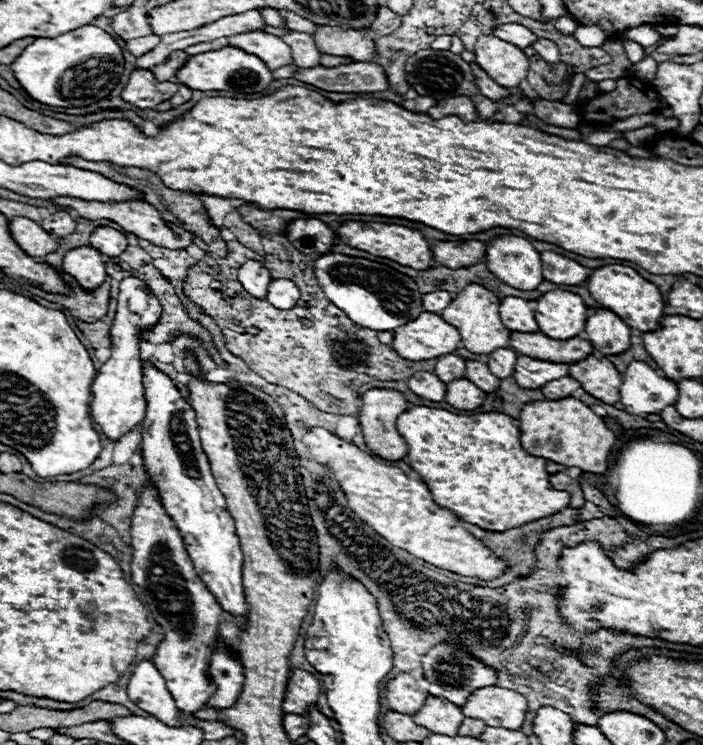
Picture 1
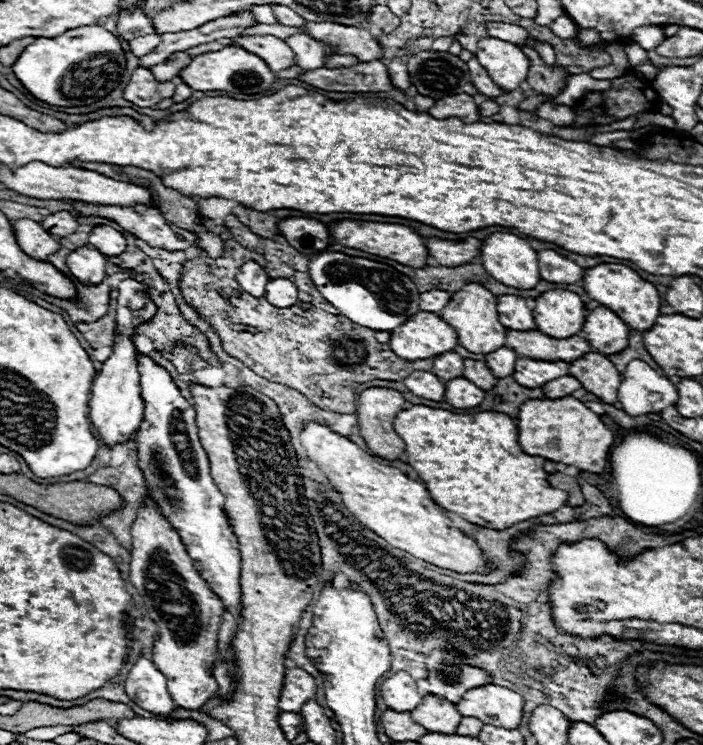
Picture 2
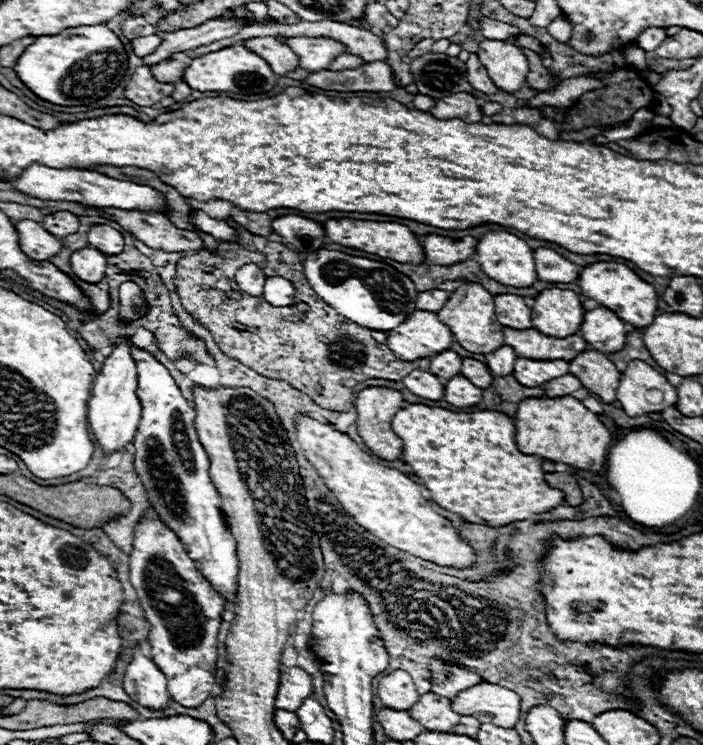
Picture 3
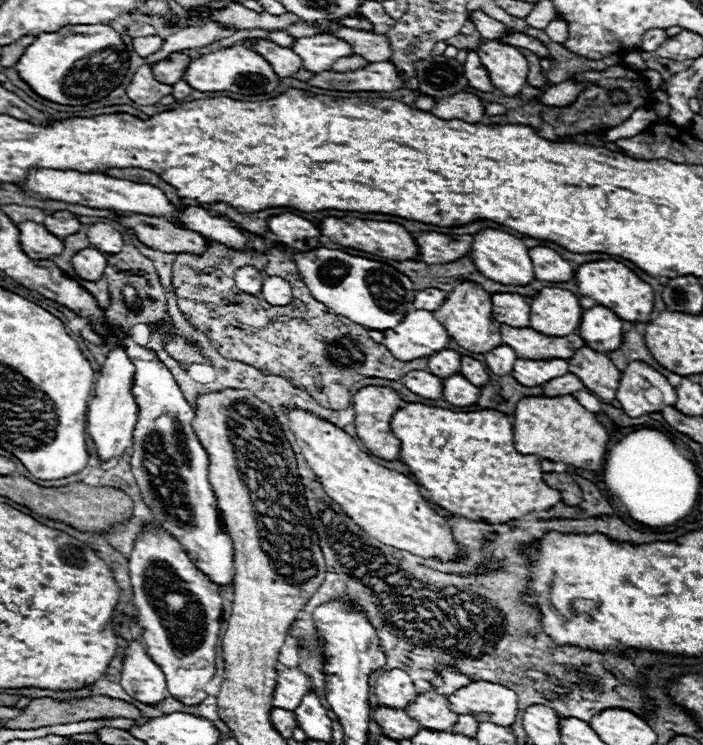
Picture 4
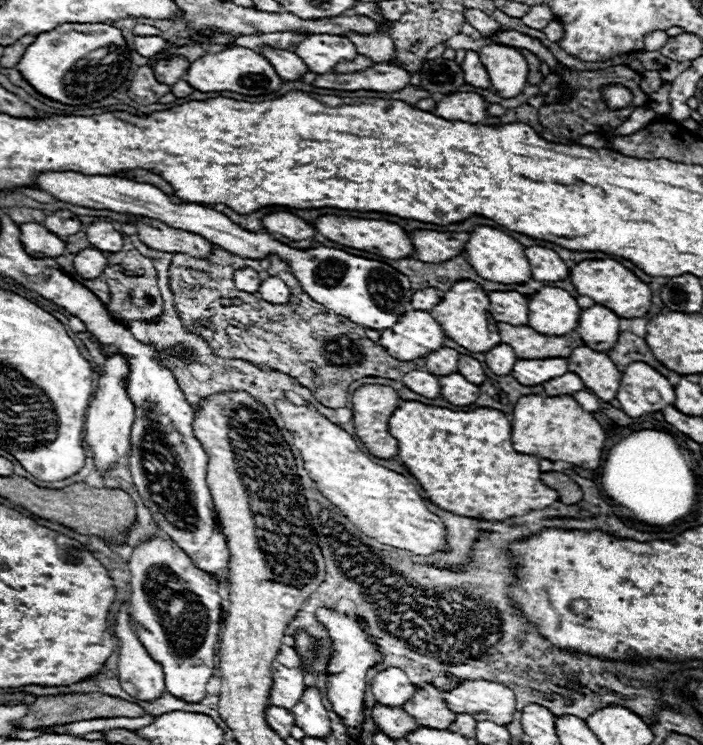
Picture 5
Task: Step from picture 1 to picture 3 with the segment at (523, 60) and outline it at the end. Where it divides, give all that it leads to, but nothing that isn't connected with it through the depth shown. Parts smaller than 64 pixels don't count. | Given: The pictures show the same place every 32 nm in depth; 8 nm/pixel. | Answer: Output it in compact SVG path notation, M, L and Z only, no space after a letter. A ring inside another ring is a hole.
M484 38L478 44L476 56L480 64L488 70L492 82L504 92L516 92L526 82L528 74L528 60L520 52L518 46L502 40L488 40Z

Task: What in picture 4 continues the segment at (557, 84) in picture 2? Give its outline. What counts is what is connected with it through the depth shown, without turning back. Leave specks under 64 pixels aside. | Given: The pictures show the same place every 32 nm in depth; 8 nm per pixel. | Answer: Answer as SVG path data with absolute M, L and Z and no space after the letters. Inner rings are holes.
M520 50L520 52L526 56L526 60L528 60L528 64L530 64L528 84L534 86L534 88L542 88L542 86L546 86L546 78L544 78L542 68L540 68L540 58L538 58L536 54L532 54L530 50Z

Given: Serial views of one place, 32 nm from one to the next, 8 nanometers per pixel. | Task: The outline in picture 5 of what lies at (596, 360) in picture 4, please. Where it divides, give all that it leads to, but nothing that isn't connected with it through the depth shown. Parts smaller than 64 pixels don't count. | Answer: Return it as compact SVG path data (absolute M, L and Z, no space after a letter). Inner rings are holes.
M588 346L576 348L568 360L568 368L578 374L584 386L600 400L610 402L616 398L620 372L604 352L590 350Z

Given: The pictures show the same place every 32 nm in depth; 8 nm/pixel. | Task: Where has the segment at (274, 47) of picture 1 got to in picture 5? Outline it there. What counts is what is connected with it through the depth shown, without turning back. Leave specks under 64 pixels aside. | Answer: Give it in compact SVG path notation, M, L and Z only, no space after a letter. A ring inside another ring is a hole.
M260 46L258 52L272 62L274 70L278 72L278 76L282 80L298 80L298 76L306 72L306 64L298 58L298 54L294 54L290 50L280 50L280 48L272 48L272 46Z

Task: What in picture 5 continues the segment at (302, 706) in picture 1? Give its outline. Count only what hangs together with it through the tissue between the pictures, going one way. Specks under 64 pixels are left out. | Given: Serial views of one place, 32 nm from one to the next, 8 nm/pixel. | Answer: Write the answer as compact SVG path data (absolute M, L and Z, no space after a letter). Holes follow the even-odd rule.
M280 662L272 664L274 668L274 686L270 692L270 704L292 710L294 704L302 698L302 690L306 690L304 674L298 668L286 668Z

